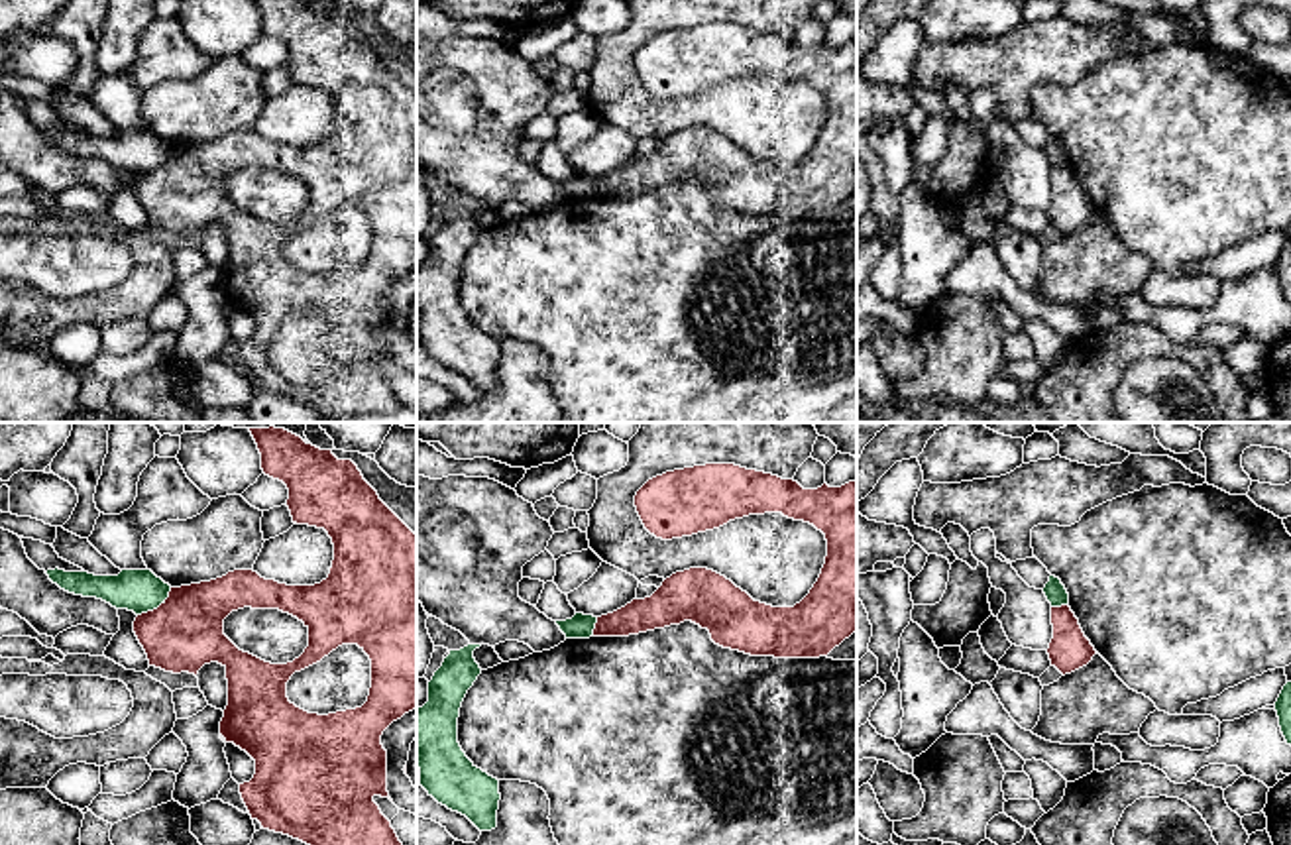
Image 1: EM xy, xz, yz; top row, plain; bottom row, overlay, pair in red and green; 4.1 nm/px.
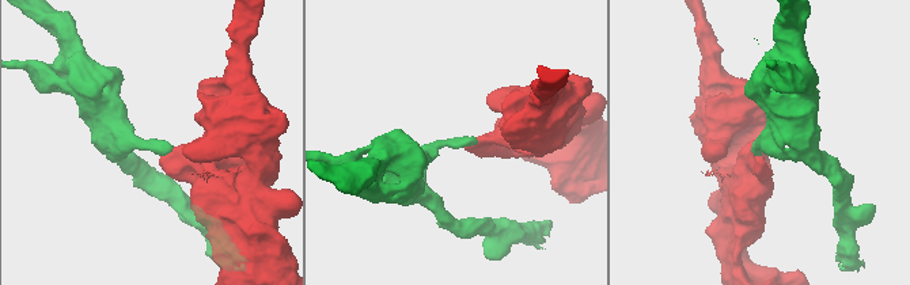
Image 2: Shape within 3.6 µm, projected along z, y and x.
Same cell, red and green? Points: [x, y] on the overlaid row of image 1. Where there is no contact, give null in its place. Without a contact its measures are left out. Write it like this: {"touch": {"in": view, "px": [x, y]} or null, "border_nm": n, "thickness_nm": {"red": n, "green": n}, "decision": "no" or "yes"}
{"touch": {"in": "xy", "px": [158, 608]}, "border_nm": 180, "thickness_nm": {"red": 300, "green": 180}, "decision": "no"}

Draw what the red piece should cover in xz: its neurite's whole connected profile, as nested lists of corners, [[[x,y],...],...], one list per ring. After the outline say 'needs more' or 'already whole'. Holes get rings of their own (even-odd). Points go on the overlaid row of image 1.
[[[705,464],[666,472],[648,479],[635,495],[645,529],[662,540],[713,531],[749,515],[782,513],[788,519],[814,525],[825,535],[827,556],[810,593],[794,607],[772,607],[755,601],[725,576],[707,568],[676,572],[645,599],[597,617],[593,637],[629,637],[692,621],[707,629],[723,648],[751,656],[819,658],[857,631],[857,481],[841,487],[823,483],[804,489],[794,479],[747,470],[735,464]]] | already whole

